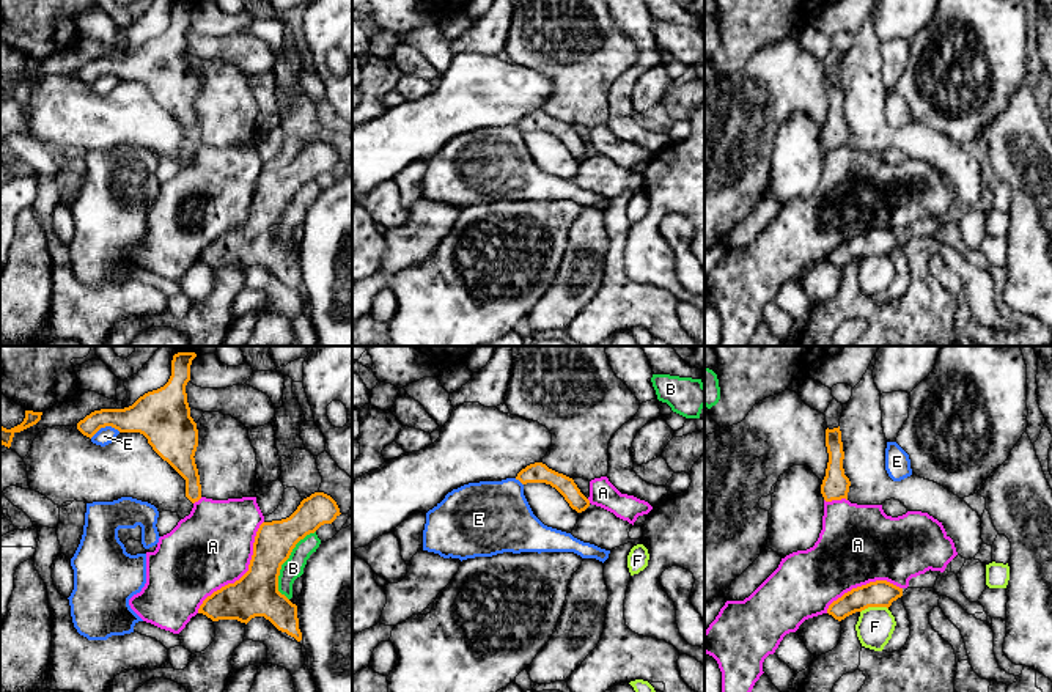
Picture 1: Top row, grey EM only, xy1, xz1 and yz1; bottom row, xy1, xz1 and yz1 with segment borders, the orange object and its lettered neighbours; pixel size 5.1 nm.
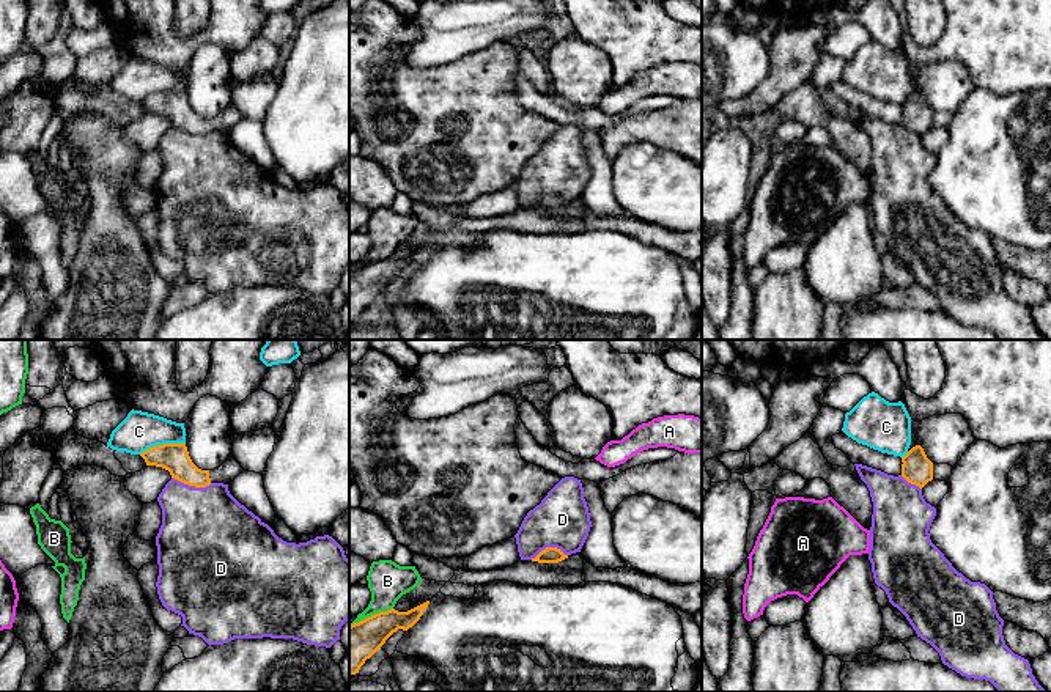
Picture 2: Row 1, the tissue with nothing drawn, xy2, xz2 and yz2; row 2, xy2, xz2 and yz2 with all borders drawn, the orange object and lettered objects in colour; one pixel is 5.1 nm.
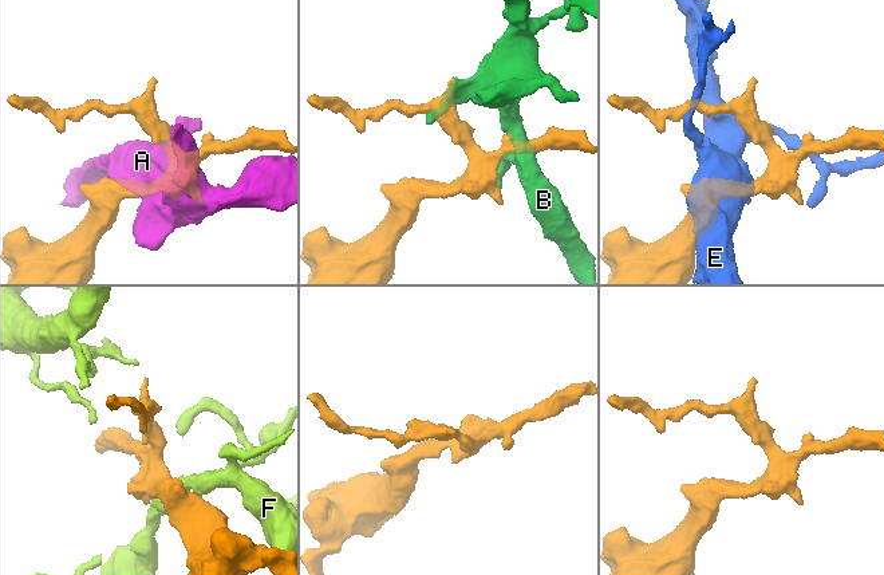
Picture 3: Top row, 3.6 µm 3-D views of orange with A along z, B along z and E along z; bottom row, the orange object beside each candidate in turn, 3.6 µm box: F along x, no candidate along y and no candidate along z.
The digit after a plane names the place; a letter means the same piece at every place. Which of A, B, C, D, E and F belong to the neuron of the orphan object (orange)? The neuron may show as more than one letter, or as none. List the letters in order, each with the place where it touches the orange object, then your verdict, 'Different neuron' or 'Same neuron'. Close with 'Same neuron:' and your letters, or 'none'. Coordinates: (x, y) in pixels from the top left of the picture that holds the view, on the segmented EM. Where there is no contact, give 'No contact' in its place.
A: Touches orange at xy1 (246, 573). Different neuron
B: Touches orange at xy1 (283, 562). Different neuron
C: Touches orange at xy2 (164, 444). Different neuron
D: Touches orange at xy2 (192, 485). Different neuron
E: Touches orange at xy1 (104, 426). Different neuron
F: Touches orange at yz1 (873, 606). Different neuron
Same neuron: none

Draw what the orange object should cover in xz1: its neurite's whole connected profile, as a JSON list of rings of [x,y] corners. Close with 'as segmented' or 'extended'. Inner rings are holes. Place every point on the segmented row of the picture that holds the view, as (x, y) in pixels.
[[[543,462],[527,466],[517,473],[516,480],[519,480],[522,484],[527,483],[550,484],[565,497],[569,506],[577,513],[582,513],[590,506],[590,500],[580,492],[572,478],[549,469]]]; as segmented

